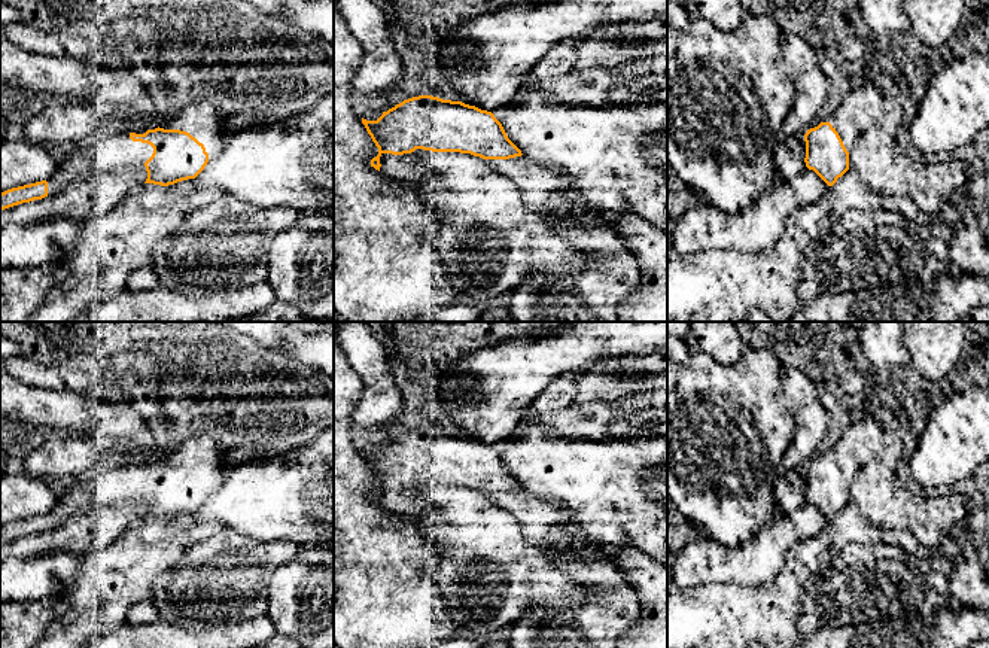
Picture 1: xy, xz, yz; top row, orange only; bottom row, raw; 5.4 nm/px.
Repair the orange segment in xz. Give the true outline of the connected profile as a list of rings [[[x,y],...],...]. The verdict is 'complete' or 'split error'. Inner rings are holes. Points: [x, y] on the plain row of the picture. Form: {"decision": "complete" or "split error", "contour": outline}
{"decision": "split error", "contour": [[[432,429],[404,433],[377,454],[362,451],[362,457],[378,481],[371,501],[408,521],[436,514],[420,498],[422,489],[460,486],[483,493],[523,489],[492,445]]]}

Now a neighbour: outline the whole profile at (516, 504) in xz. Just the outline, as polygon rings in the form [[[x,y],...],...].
[[[526,489],[509,493],[484,493],[497,506],[509,511],[521,526],[524,539],[530,544],[545,547],[545,538],[551,526],[563,527],[575,544],[597,544],[585,536],[570,512],[567,504],[539,499]]]

